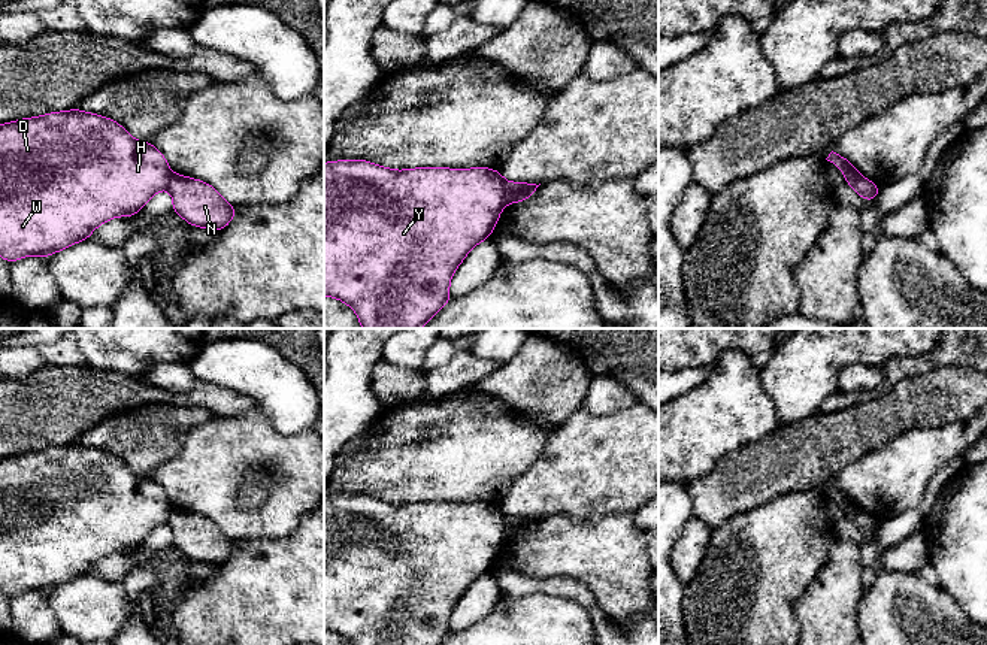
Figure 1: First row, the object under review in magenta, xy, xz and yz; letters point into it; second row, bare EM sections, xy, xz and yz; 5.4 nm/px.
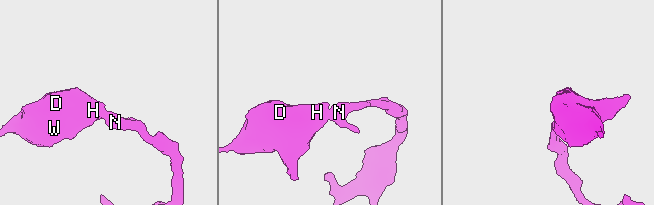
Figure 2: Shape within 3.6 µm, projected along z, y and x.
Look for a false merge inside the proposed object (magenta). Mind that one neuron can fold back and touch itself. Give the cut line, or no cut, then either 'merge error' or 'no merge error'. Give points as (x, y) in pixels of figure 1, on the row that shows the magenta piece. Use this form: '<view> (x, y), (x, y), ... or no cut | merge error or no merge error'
xz (506, 182), (503, 203) | merge error

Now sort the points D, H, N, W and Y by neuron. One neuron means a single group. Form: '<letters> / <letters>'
D H W Y / N

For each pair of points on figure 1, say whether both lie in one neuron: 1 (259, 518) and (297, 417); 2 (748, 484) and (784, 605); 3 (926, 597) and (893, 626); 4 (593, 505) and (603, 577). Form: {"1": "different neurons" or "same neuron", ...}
{"1": "different neurons", "2": "different neurons", "3": "same neuron", "4": "different neurons"}

